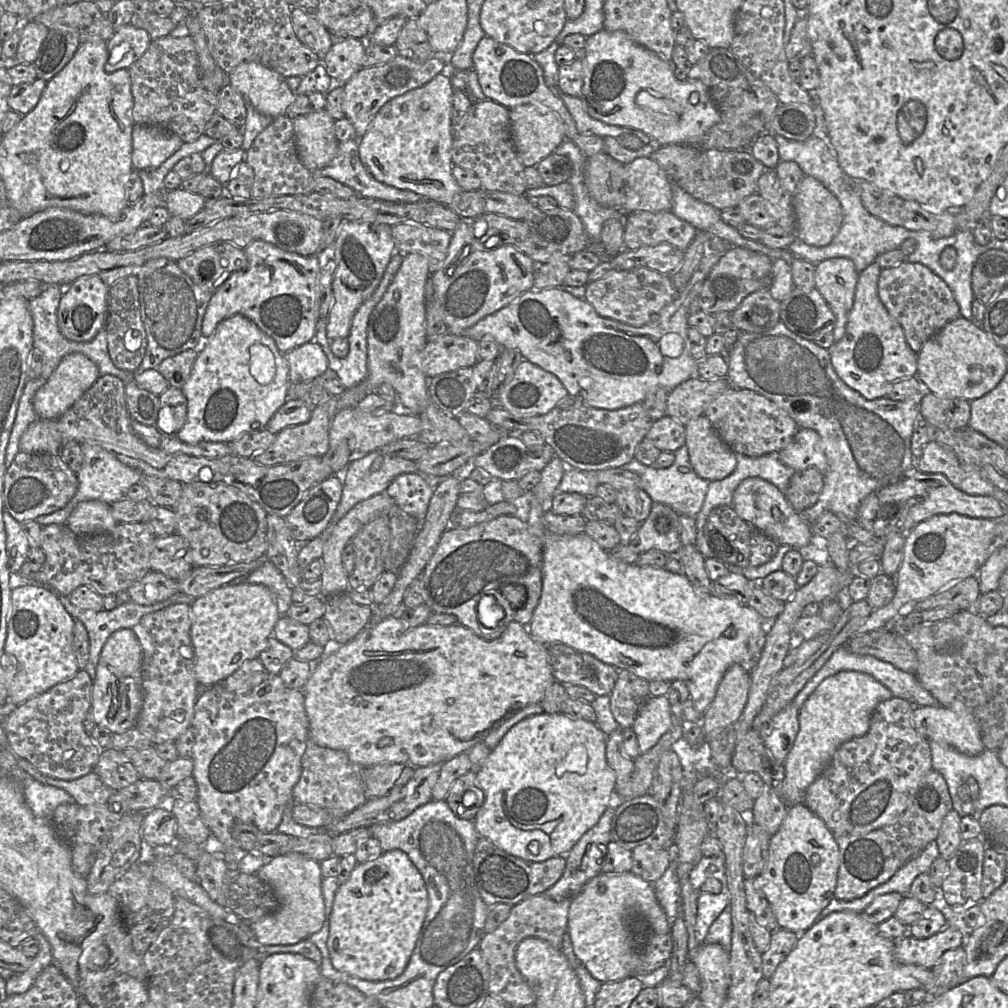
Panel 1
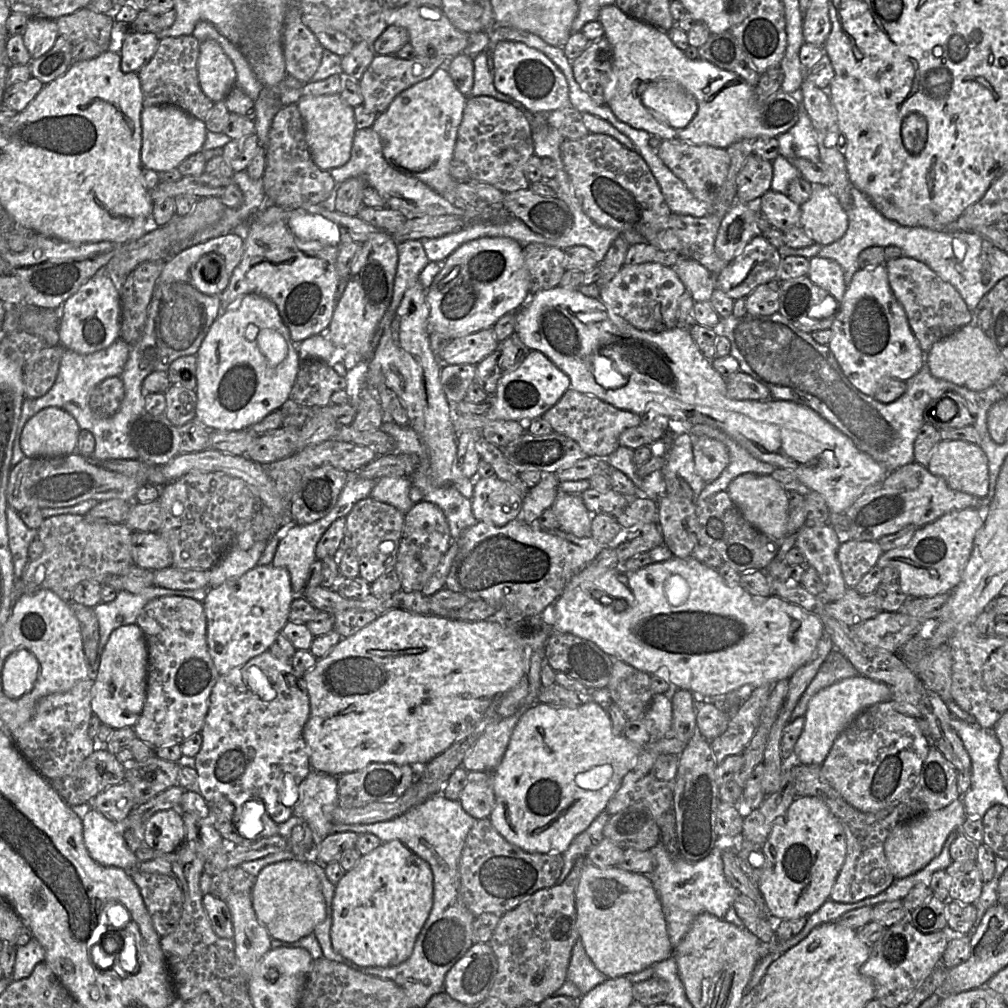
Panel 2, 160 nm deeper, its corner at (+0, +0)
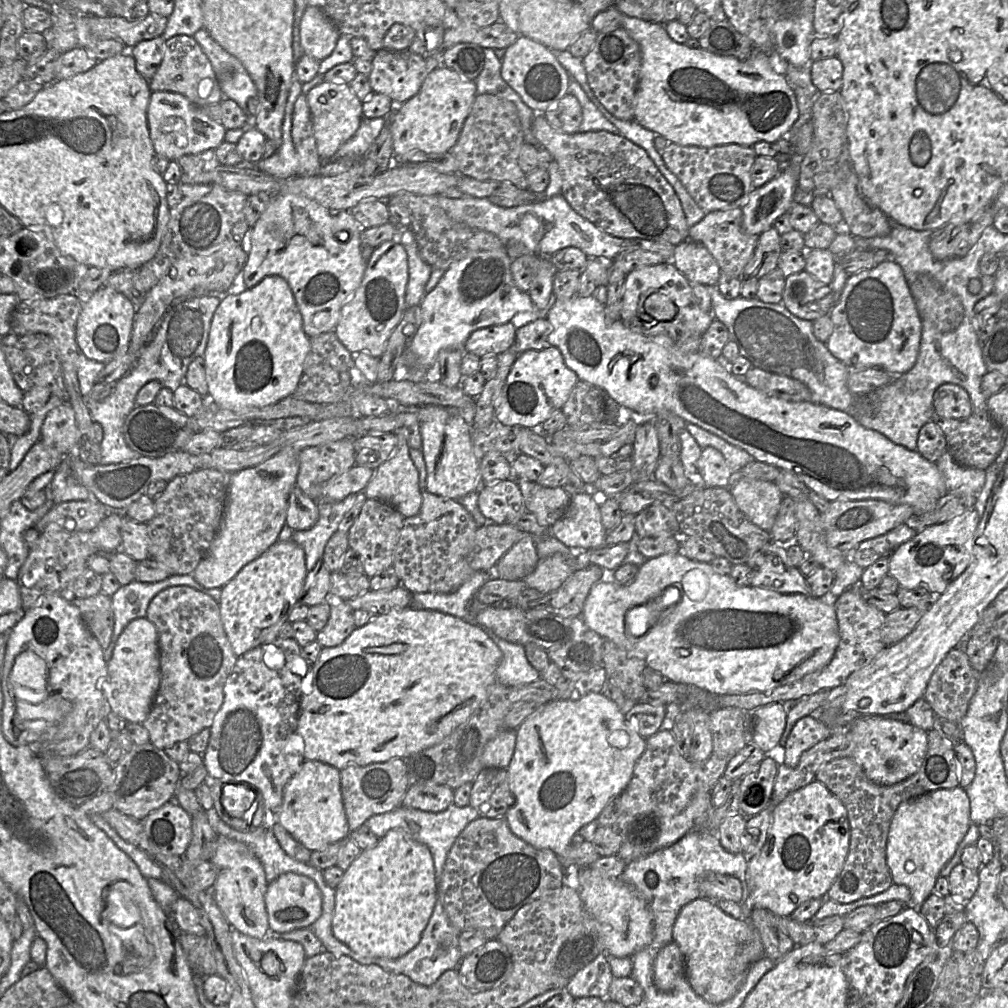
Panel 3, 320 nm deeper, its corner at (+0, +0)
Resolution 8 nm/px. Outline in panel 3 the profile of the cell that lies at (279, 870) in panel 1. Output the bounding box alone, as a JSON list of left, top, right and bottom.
[265,873,322,934]

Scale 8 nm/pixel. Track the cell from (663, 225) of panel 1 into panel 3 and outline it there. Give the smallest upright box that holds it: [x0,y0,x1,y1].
[688,208,759,278]

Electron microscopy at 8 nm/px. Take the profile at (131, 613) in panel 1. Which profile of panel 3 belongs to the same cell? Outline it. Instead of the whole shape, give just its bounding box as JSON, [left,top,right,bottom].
[104,574,221,663]

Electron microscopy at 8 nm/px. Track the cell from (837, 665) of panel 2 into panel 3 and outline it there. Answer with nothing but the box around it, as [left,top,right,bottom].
[779,689,841,745]

